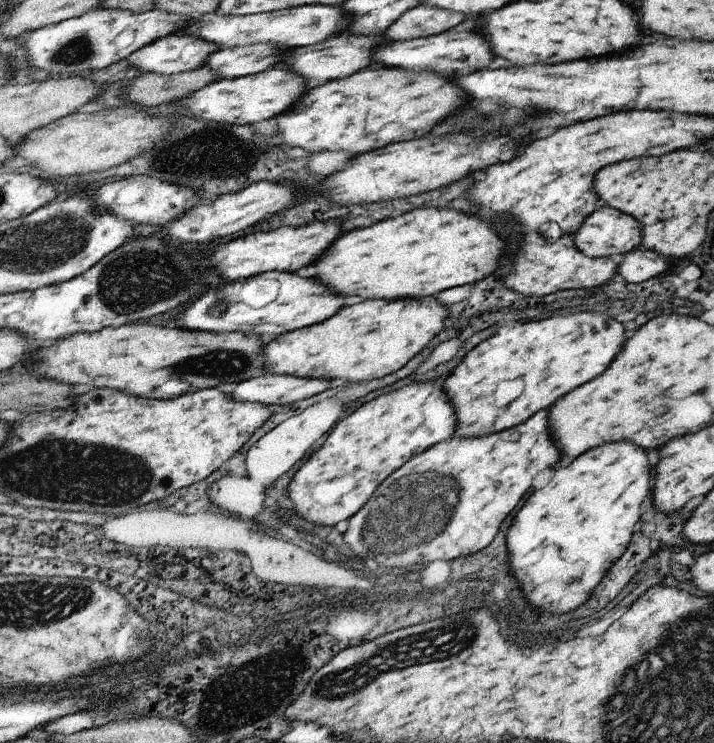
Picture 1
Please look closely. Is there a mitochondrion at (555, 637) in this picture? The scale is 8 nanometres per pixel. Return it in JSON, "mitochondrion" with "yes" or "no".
{"mitochondrion":"no"}

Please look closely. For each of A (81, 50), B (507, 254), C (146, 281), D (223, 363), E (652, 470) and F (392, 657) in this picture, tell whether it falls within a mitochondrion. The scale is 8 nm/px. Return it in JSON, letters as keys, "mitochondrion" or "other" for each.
{"A":"mitochondrion","B":"other","C":"mitochondrion","D":"mitochondrion","E":"other","F":"mitochondrion"}

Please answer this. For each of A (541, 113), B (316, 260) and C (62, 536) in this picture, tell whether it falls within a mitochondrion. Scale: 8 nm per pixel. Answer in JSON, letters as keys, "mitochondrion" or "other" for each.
{"A":"mitochondrion","B":"other","C":"other"}

